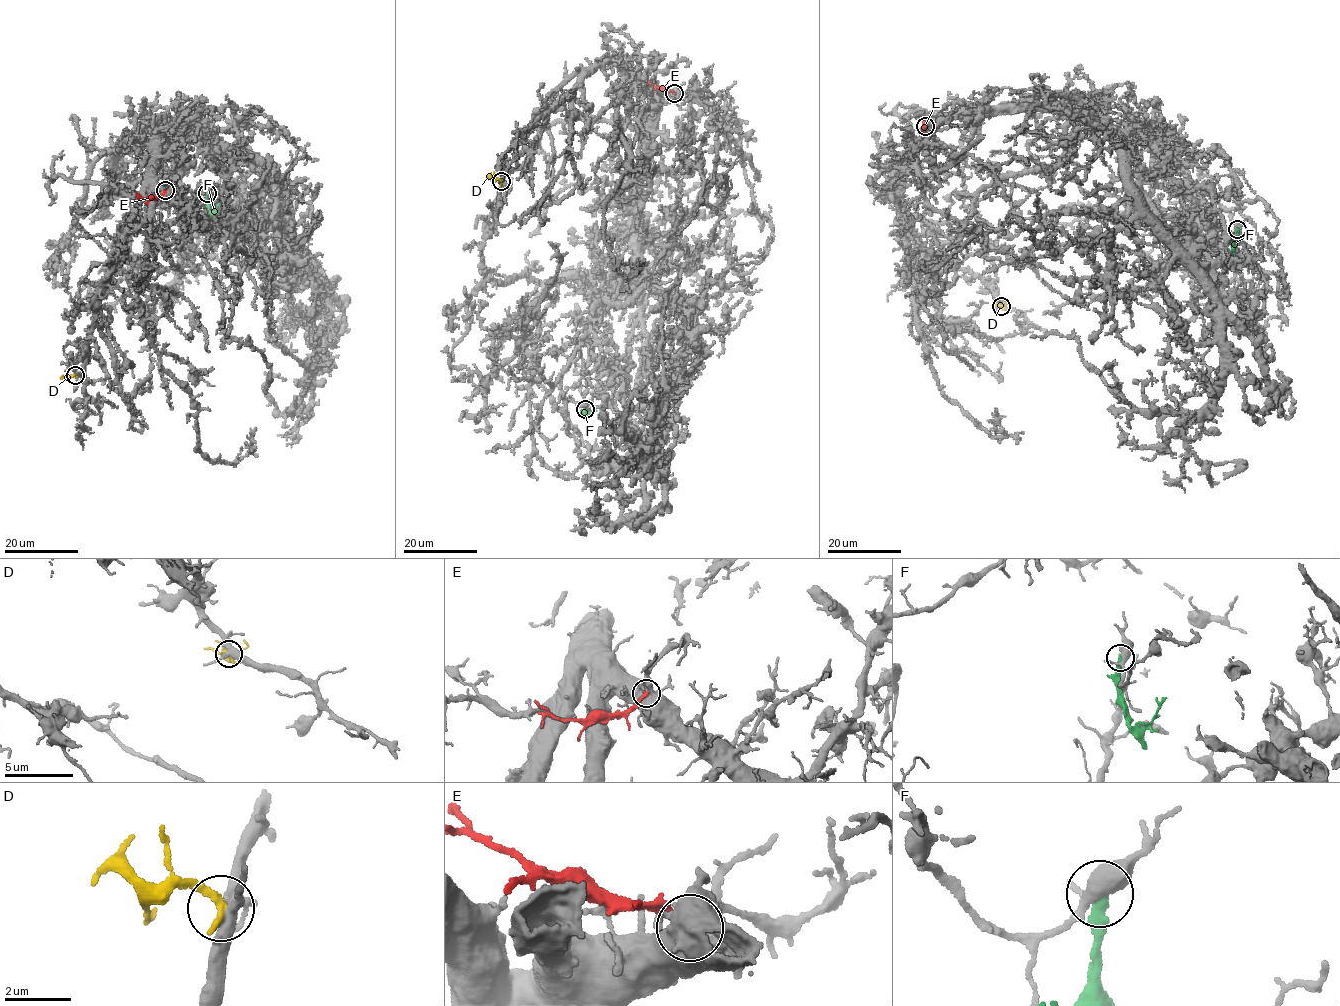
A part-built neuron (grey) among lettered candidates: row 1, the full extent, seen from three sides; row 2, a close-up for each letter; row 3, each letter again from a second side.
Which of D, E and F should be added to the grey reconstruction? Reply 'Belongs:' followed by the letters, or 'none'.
Belongs: D

